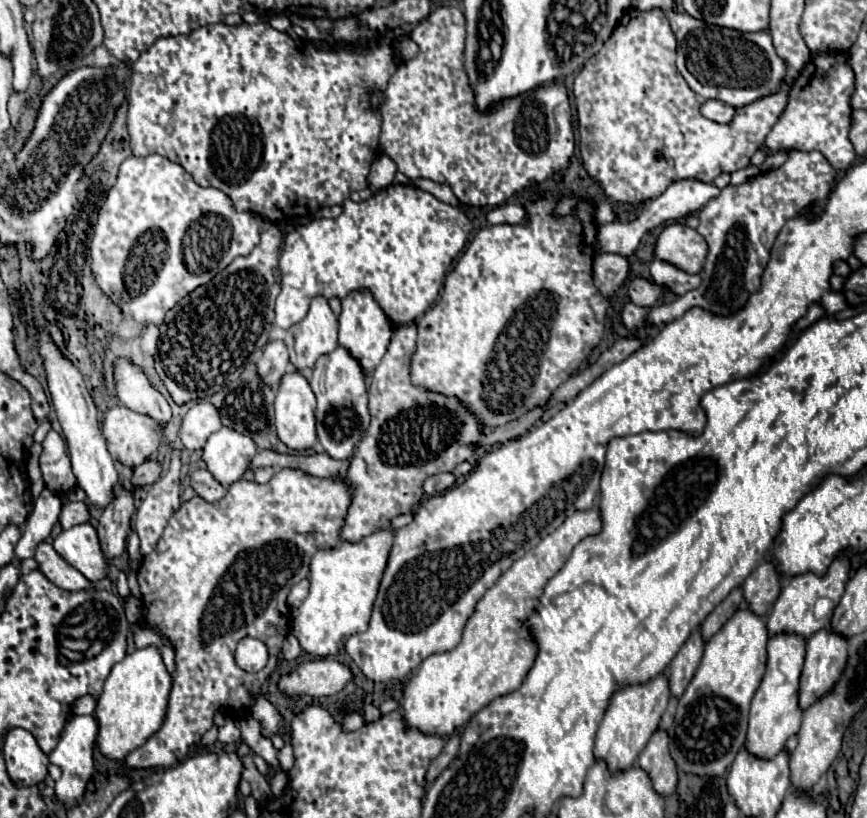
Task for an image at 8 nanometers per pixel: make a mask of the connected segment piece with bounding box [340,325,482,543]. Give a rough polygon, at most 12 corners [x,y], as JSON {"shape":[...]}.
{"shape":[[416,325],[370,379],[372,421],[348,465],[340,533],[410,513],[424,479],[482,433],[456,397],[410,383]]}

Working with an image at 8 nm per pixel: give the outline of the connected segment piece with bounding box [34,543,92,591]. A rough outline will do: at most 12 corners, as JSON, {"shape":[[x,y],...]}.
{"shape":[[38,543],[34,561],[54,585],[78,591],[92,587],[54,551]]}

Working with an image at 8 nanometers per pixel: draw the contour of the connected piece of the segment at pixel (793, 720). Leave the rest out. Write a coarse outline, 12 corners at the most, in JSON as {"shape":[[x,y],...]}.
{"shape":[[804,639],[768,641],[744,749],[774,759],[800,729]]}

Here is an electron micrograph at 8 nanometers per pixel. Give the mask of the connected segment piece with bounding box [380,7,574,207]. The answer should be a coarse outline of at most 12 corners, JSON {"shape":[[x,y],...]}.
{"shape":[[438,7],[386,87],[410,181],[500,205],[574,155],[554,83],[478,113],[464,15]]}

